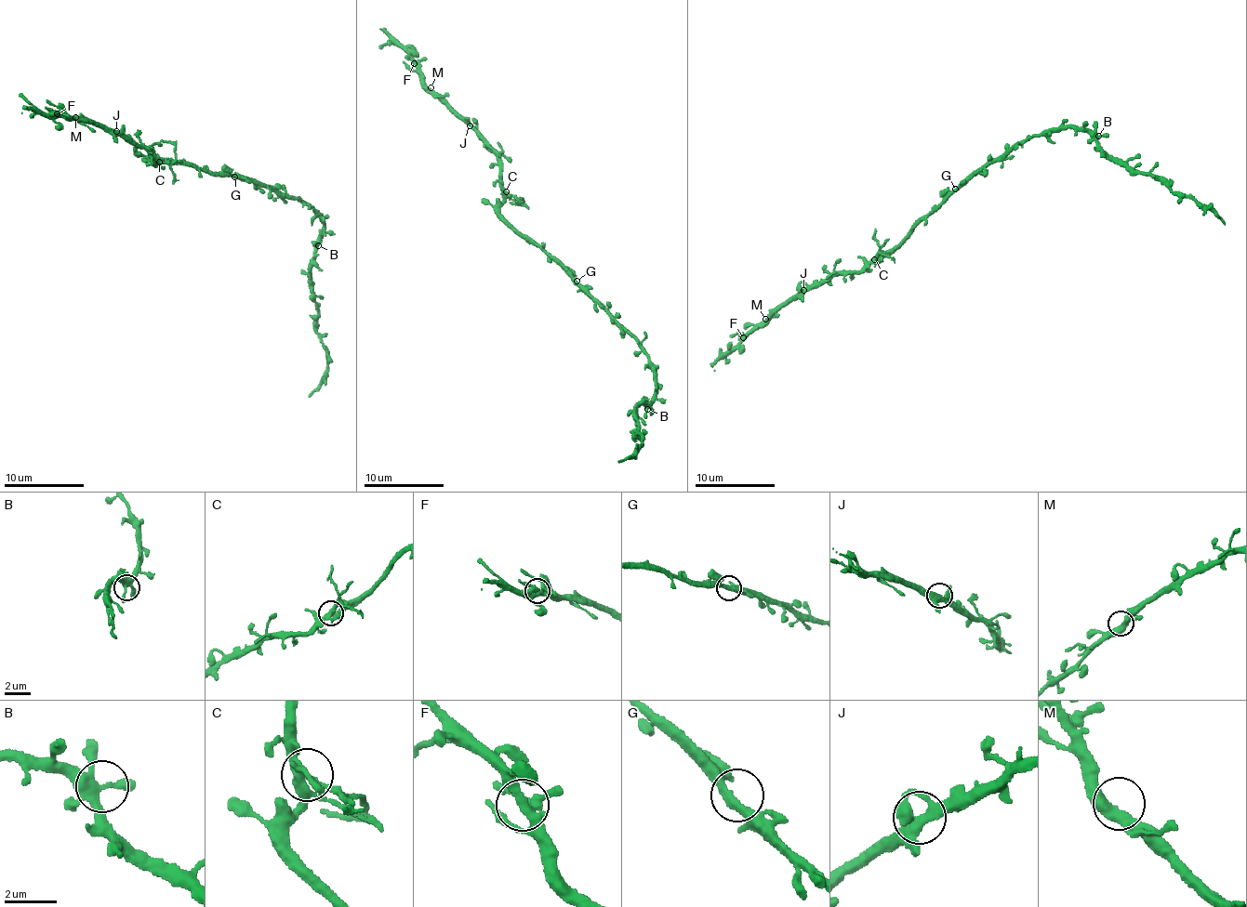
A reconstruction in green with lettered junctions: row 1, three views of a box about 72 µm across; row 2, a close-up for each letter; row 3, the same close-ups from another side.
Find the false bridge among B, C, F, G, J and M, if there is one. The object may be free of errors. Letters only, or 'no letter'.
C

